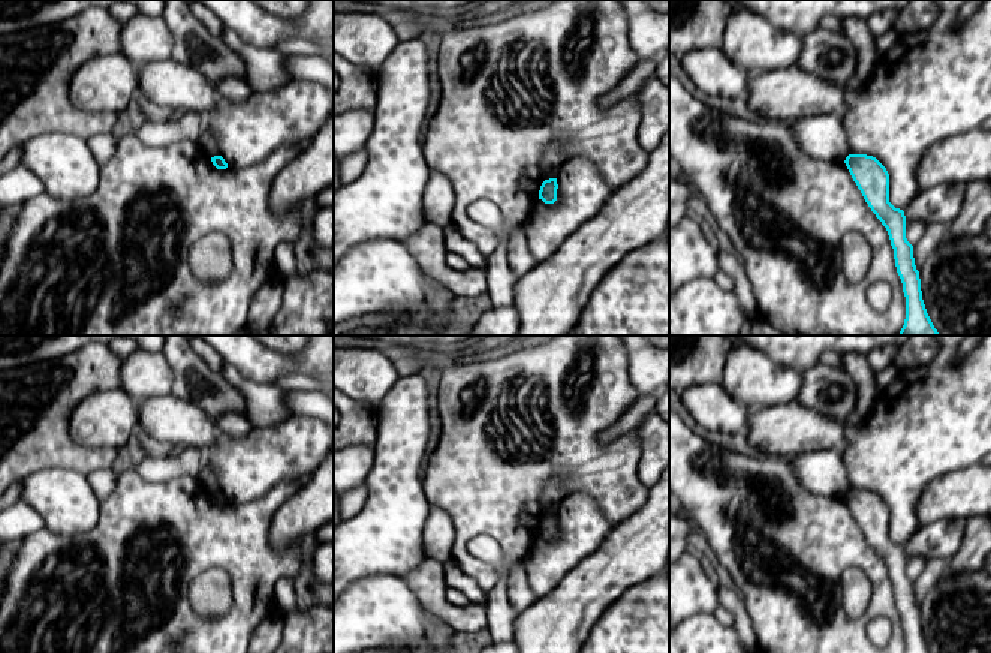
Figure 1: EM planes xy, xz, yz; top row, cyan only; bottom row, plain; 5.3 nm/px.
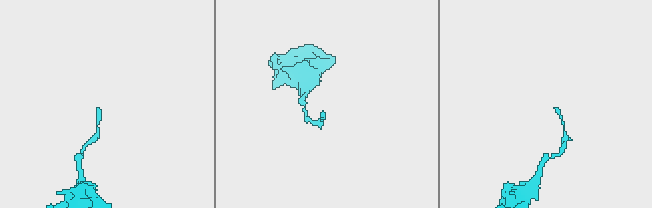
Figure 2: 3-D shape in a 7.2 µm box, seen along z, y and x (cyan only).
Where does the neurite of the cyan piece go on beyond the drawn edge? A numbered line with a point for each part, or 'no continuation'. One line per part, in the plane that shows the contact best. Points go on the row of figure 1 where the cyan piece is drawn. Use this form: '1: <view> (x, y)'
no continuation

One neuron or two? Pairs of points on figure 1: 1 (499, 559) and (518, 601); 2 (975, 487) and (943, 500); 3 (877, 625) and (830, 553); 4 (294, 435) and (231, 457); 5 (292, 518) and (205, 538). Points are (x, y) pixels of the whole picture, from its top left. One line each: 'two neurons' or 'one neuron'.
1: two neurons
2: one neuron
3: two neurons
4: one neuron
5: two neurons

